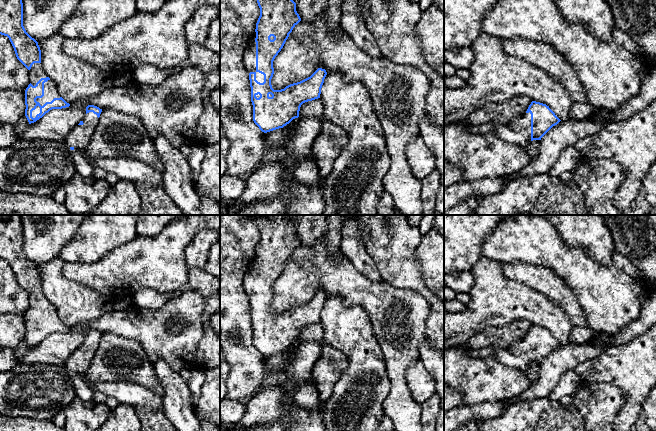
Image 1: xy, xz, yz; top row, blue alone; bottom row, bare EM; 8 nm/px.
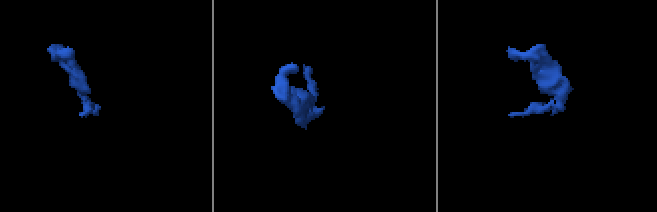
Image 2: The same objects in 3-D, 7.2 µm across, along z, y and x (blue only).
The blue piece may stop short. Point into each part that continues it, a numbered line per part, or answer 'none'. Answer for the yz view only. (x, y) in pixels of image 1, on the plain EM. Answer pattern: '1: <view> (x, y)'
1: yz (518, 355)

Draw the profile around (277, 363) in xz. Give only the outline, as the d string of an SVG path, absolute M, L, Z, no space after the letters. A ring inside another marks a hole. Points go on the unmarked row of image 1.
M298 342L293 343L283 352L279 352L264 359L265 374L277 373L282 379L286 366L290 363L290 359L294 355Z

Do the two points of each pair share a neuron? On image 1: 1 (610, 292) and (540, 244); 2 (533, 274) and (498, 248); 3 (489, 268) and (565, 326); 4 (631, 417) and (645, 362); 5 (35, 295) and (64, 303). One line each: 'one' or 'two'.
1: one
2: two
3: one
4: one
5: two

